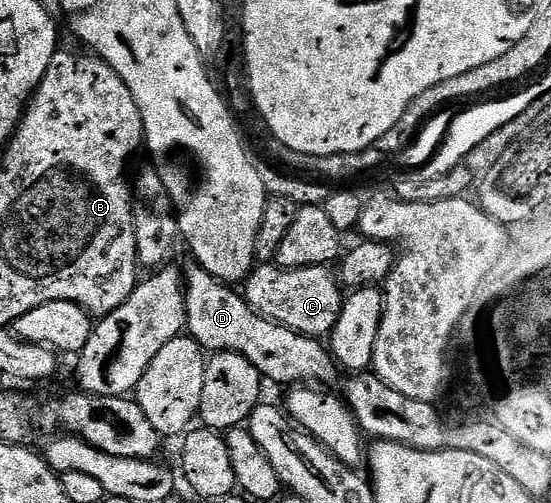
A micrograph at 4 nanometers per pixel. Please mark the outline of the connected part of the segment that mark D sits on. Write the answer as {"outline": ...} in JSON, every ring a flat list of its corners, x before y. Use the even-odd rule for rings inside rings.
{"outline":[[192,264,188,270,185,269,185,298,187,300,187,331,201,347,209,353,224,353,232,351,235,354,245,356,256,368,261,377,282,384,315,384,321,387,334,386,340,380,341,367,331,351,316,338,307,337,297,333,296,330,288,329,284,325,278,325,272,319,265,318,263,314,257,313,244,296,221,282,219,278,206,272,199,264]]}

